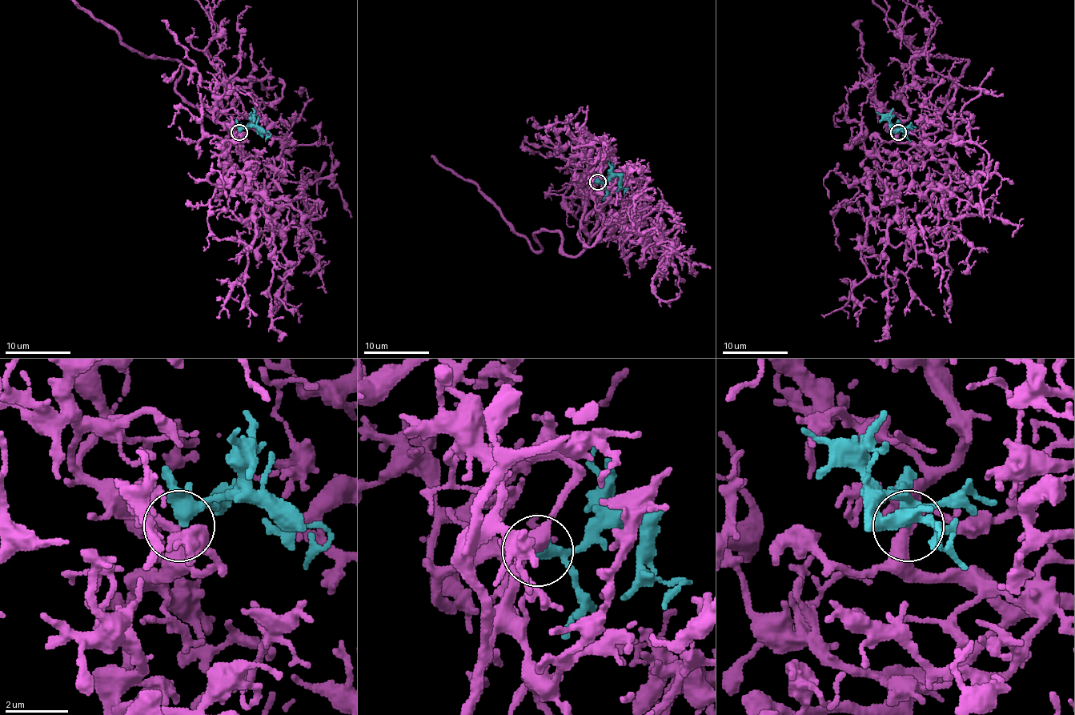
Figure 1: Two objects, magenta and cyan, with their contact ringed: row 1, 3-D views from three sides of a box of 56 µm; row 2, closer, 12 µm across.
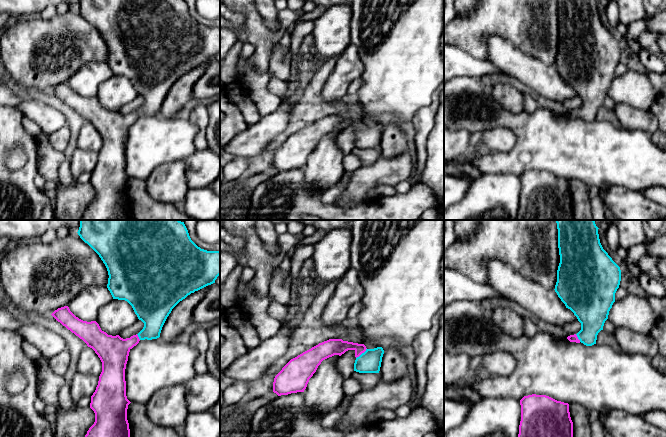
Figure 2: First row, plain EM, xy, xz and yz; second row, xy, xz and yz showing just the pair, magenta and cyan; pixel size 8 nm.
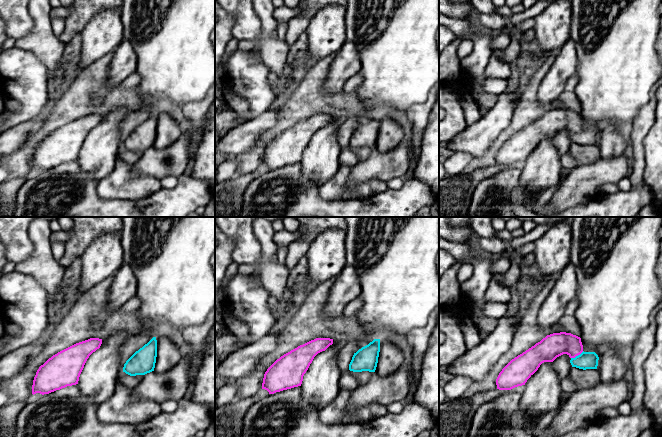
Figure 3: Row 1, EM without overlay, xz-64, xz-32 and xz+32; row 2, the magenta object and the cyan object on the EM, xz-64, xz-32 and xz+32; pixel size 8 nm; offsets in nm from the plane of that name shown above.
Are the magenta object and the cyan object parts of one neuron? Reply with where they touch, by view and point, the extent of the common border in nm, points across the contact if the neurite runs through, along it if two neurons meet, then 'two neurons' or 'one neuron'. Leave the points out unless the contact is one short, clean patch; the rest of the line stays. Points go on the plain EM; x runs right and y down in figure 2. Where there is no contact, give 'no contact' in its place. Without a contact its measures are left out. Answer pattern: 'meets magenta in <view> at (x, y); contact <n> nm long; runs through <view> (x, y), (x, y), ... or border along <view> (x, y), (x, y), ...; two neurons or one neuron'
meets magenta in xz at (361, 129); contact 120 nm long; runs through xz (331, 123), (354, 122), (361, 129), (370, 137); one neuron

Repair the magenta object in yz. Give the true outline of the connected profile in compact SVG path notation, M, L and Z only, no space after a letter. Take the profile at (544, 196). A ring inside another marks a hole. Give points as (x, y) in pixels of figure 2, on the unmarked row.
M532 170L524 172L520 181L517 220L575 220L568 179Z

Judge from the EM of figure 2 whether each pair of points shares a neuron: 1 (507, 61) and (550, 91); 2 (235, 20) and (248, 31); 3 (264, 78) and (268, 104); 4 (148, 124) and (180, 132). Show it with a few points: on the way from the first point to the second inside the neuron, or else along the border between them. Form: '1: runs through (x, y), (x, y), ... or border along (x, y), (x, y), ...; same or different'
1: runs through (518, 65), (529, 70), (539, 80); same
2: border along (231, 10), (243, 14), (244, 21), (242, 24); different
3: runs through (263, 84), (263, 98); same
4: runs through (156, 132), (172, 132); same

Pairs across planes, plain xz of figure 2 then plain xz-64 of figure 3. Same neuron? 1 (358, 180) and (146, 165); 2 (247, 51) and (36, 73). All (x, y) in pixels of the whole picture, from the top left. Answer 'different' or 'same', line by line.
1: same
2: different

